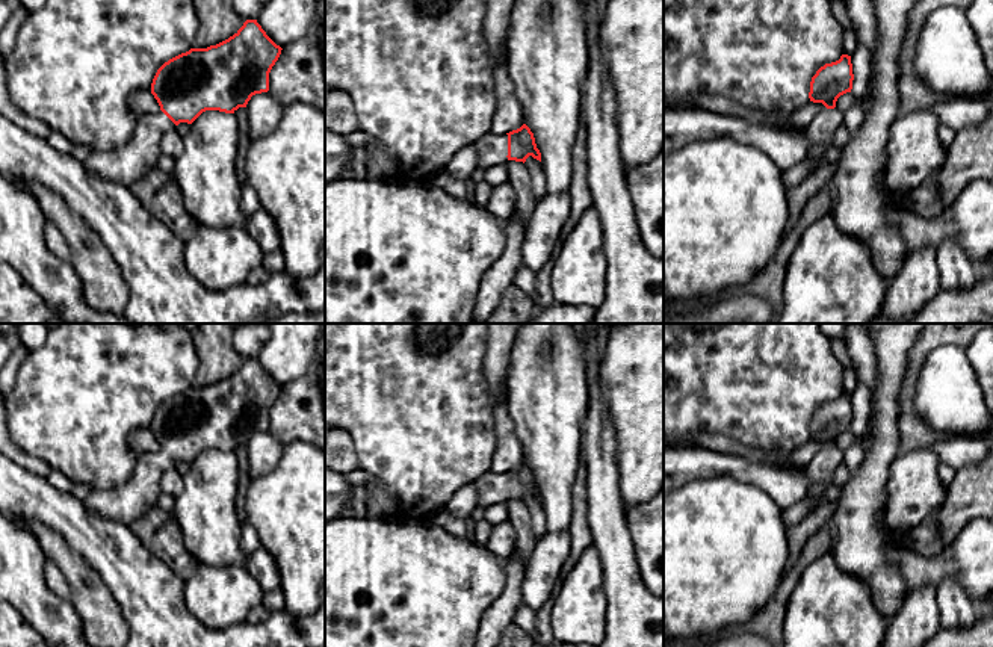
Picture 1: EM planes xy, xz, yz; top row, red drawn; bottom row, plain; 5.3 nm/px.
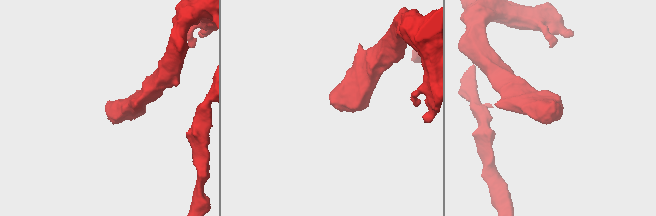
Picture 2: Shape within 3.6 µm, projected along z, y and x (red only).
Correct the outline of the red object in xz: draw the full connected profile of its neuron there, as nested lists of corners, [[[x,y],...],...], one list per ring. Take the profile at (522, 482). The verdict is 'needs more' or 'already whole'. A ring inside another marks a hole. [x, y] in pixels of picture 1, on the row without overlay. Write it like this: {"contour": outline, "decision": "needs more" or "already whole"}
{"contour": [[[526,463],[506,473],[493,473],[488,470],[475,482],[484,506],[503,503],[508,499],[524,502],[529,494],[541,500],[541,491],[537,487],[534,472]]], "decision": "needs more"}

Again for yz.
{"contour": [[[842,393],[839,399],[821,405],[810,420],[809,437],[822,441],[827,447],[815,454],[806,473],[810,478],[807,499],[819,499],[830,485],[834,470],[843,464],[843,450],[836,446],[840,434],[852,428],[851,395]]], "decision": "needs more"}

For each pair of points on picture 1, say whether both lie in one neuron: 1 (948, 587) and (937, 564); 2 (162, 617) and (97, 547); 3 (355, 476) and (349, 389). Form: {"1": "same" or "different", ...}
{"1": "different", "2": "same", "3": "different"}

